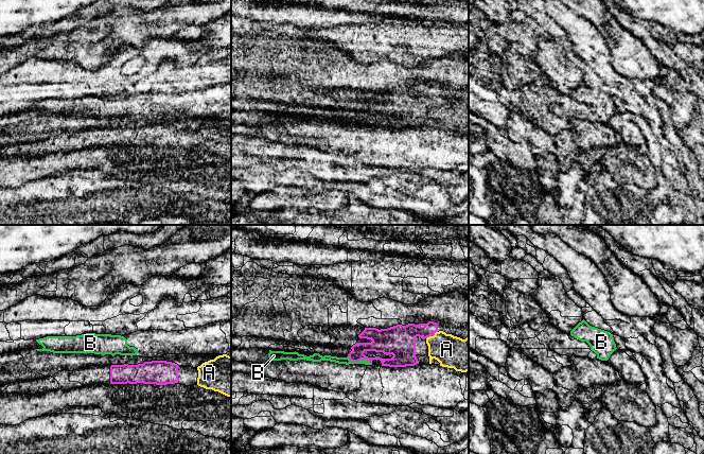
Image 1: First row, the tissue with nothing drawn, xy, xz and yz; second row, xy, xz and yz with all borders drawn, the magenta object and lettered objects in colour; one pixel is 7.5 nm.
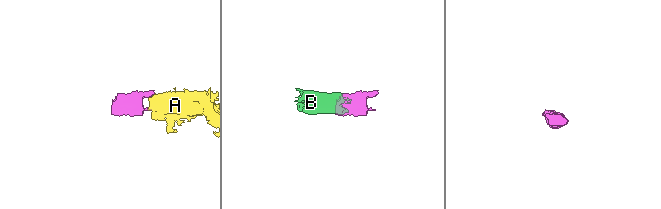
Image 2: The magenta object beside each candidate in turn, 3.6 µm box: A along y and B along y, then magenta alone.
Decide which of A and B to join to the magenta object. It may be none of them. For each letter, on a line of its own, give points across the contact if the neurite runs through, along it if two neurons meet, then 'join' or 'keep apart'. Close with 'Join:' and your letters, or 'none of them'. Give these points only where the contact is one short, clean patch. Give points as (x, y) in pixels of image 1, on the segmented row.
A: join
B: border xz (348, 355), (352, 361), (367, 360), (371, 363); keep apart
Join: A

